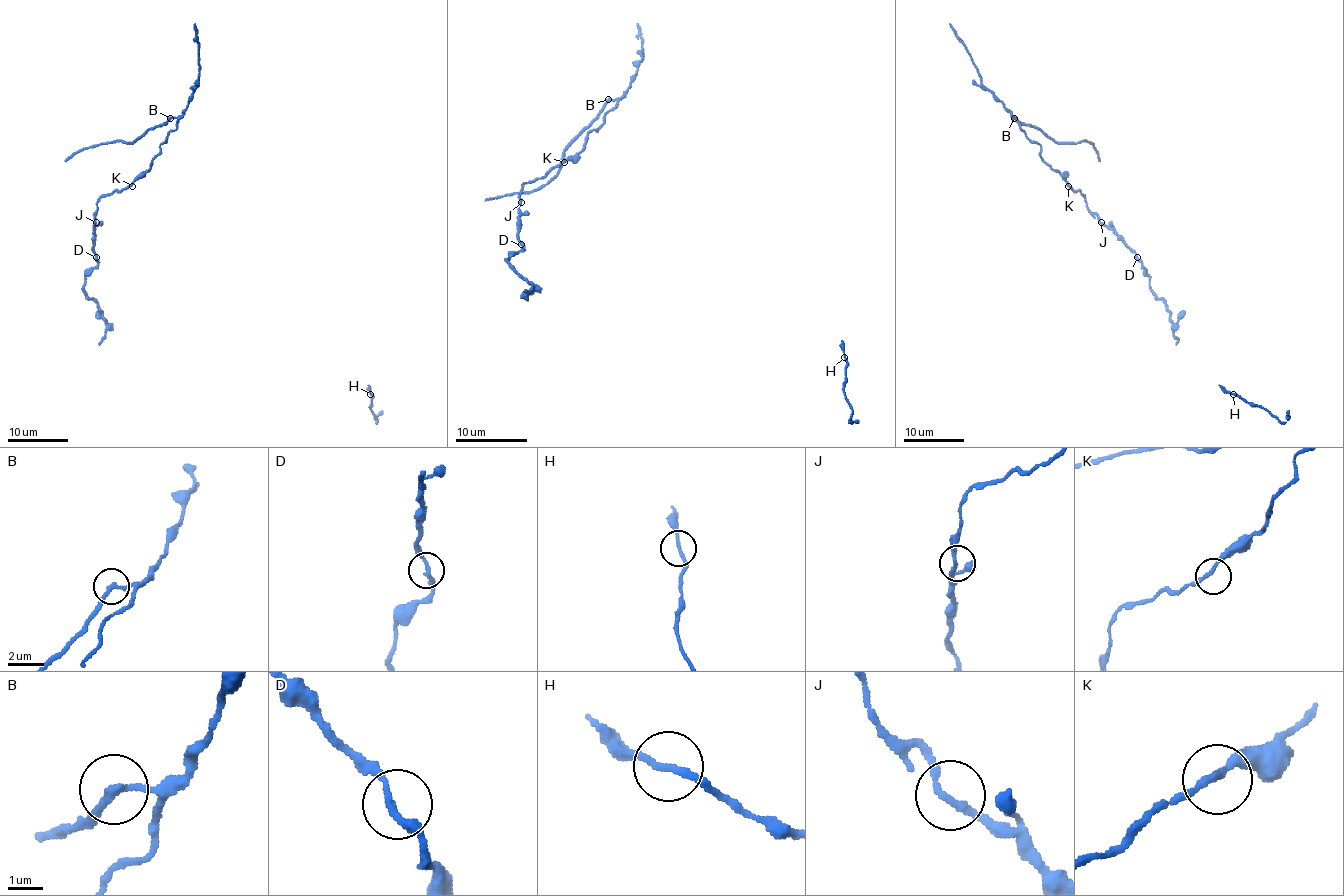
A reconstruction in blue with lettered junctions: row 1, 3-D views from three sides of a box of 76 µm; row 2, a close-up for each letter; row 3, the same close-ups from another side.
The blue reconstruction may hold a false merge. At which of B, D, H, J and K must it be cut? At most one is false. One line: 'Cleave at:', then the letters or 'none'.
Cleave at: B

